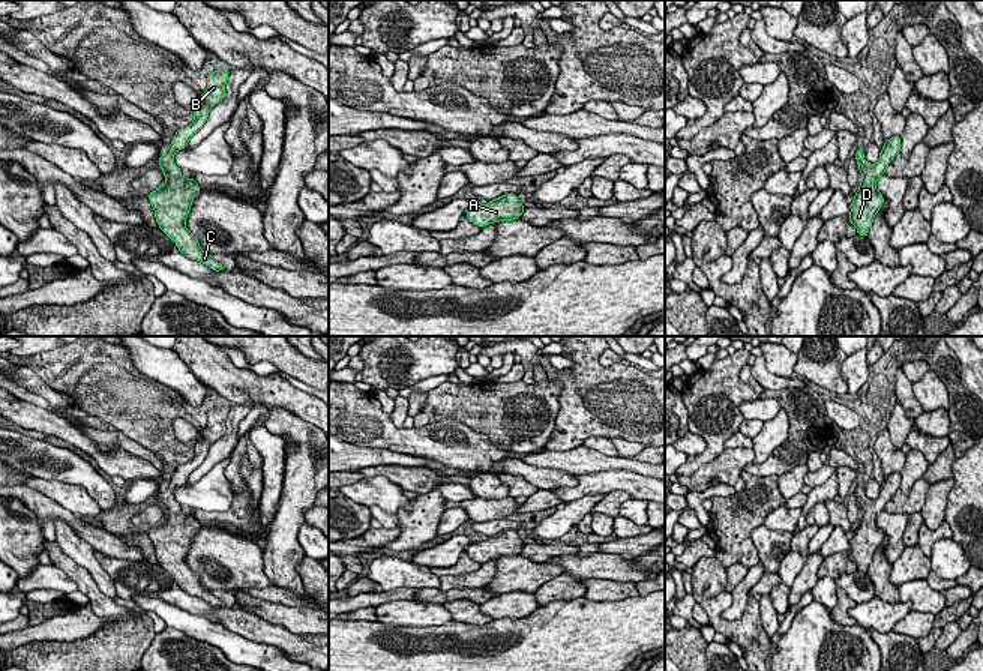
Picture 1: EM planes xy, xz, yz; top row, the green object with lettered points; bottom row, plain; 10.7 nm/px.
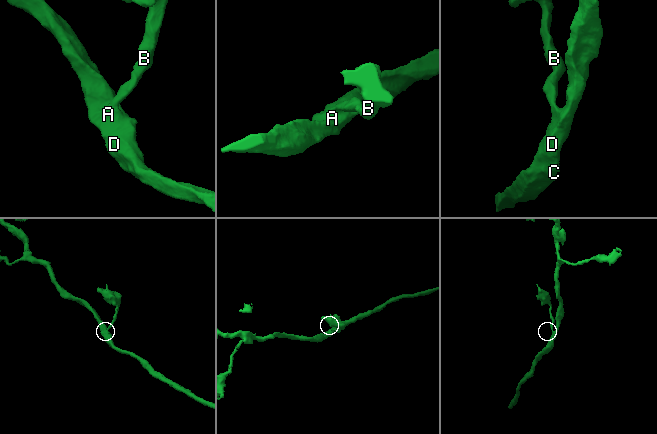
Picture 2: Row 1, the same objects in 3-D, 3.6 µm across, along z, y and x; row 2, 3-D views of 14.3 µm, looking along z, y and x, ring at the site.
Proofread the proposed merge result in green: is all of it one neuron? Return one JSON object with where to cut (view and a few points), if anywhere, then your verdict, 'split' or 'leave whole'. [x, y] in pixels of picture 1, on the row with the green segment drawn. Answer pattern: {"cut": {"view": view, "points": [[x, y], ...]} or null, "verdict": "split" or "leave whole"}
{"cut": null, "verdict": "leave whole"}

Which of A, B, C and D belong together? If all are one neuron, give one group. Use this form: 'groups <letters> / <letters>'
groups A B C D

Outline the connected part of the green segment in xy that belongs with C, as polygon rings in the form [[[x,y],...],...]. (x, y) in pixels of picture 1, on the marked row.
[[[228,69],[207,74],[207,90],[200,95],[203,104],[194,108],[195,119],[189,126],[176,132],[171,144],[158,159],[165,183],[149,194],[158,227],[176,243],[183,255],[209,266],[215,272],[224,270],[224,266],[204,252],[198,239],[186,228],[192,200],[197,198],[201,188],[194,177],[185,179],[182,176],[182,170],[174,162],[174,153],[186,149],[192,135],[206,123],[210,110],[225,98],[228,75]]]

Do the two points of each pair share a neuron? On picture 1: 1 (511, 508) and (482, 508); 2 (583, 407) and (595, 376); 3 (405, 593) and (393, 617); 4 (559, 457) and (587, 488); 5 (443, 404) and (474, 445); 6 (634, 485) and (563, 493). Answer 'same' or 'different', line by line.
1: same
2: same
3: different
4: different
5: different
6: same

